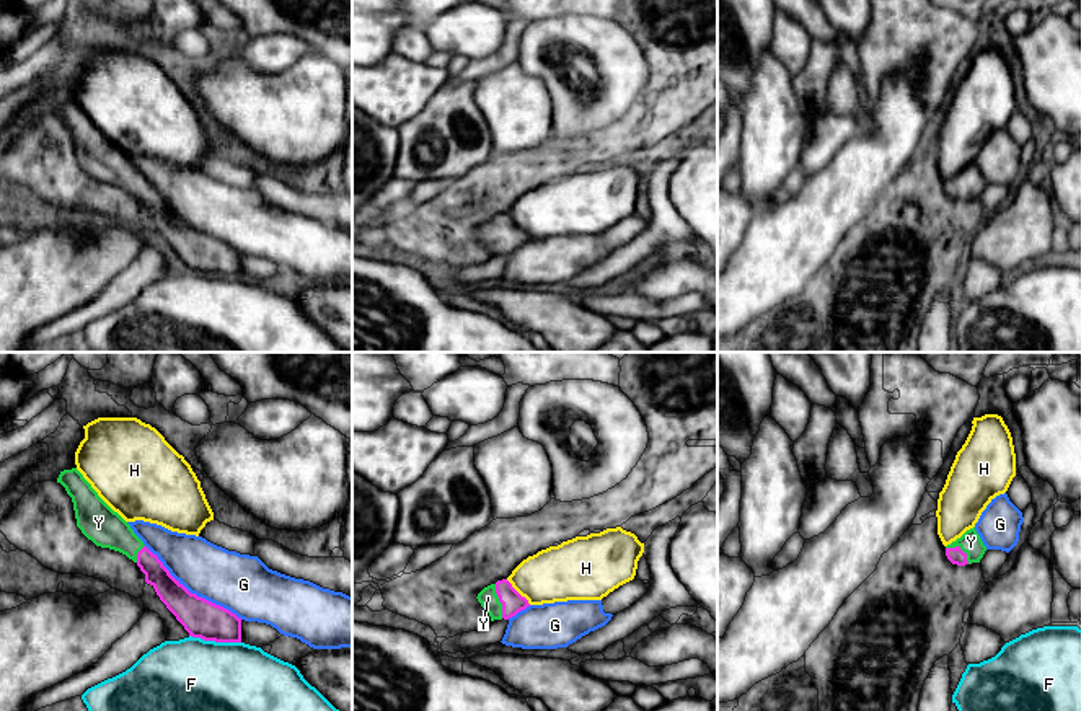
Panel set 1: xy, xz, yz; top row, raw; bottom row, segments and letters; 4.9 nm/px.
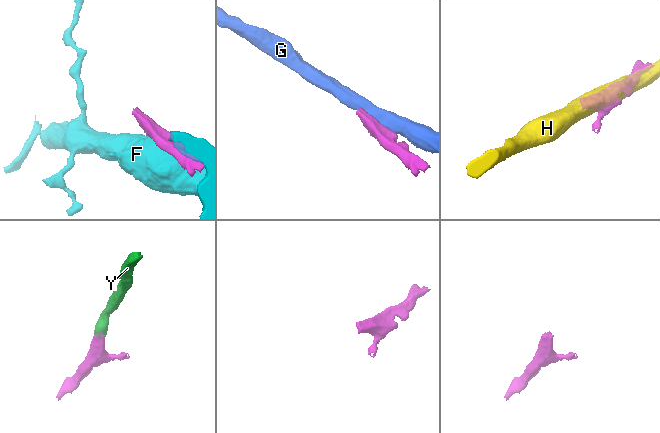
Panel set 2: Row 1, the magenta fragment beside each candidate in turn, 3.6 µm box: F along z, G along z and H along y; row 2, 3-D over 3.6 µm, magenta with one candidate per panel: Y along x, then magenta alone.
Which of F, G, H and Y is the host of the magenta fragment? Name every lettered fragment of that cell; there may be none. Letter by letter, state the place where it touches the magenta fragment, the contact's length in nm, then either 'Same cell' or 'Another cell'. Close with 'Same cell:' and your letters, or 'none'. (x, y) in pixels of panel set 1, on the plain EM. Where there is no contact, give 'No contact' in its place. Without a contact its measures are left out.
F: Touches magenta at xy (216, 276). Shared border 260 nm. Another cell
G: Touches magenta at xy (193, 229). Shared border 600 nm. Another cell
H: Touches magenta at xz (517, 227). Shared border 180 nm. Another cell
Y: Touches magenta at xz (499, 235). Shared border 170 nm. Same cell
Same cell: Y

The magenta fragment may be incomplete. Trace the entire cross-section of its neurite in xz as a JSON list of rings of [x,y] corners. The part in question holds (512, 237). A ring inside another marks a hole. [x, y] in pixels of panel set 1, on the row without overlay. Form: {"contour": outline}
{"contour": [[[507,214],[484,222],[476,233],[489,248],[491,256],[509,254],[530,241],[528,235],[522,232]]]}

